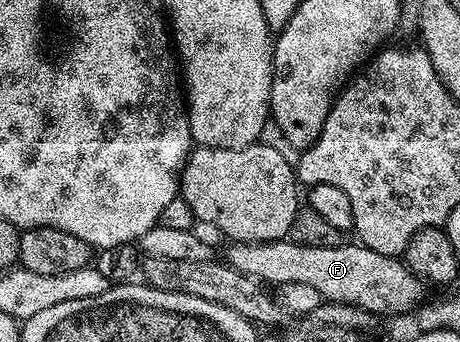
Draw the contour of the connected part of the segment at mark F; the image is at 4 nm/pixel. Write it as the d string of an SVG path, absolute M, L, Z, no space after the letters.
M290 240L231 242L225 261L237 272L263 284L310 284L328 302L344 302L365 308L376 316L381 313L410 315L424 301L424 283L407 267L406 262L390 253L367 246L344 244L333 248L313 248Z

